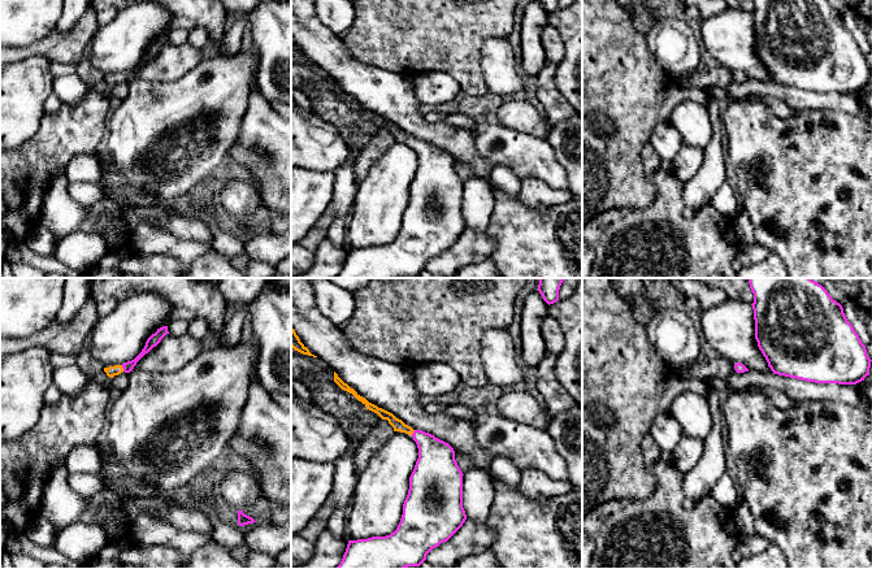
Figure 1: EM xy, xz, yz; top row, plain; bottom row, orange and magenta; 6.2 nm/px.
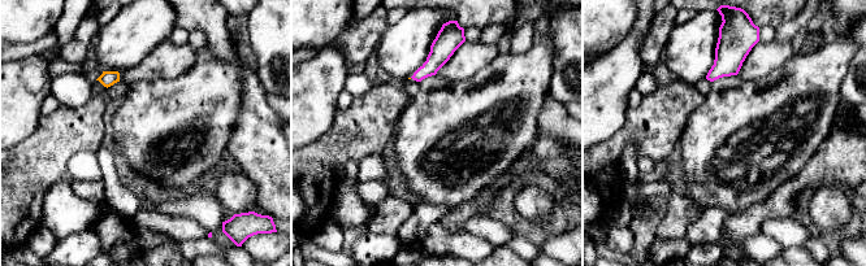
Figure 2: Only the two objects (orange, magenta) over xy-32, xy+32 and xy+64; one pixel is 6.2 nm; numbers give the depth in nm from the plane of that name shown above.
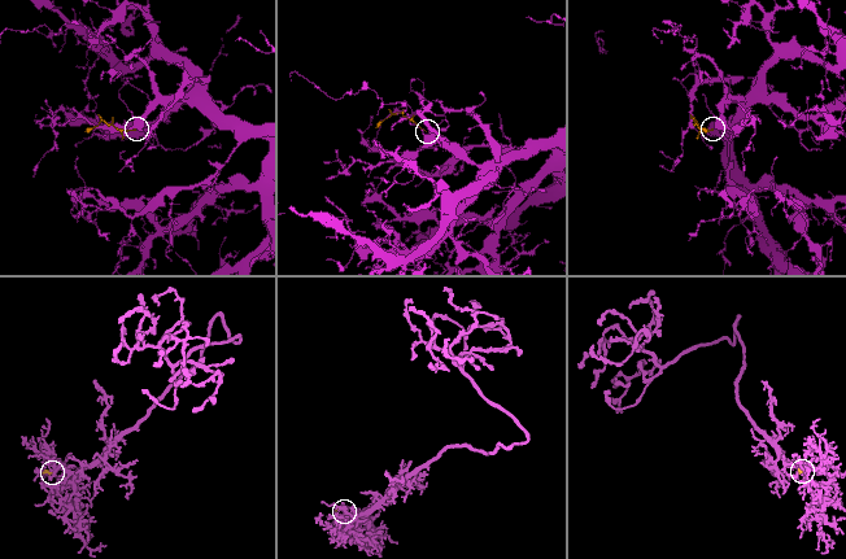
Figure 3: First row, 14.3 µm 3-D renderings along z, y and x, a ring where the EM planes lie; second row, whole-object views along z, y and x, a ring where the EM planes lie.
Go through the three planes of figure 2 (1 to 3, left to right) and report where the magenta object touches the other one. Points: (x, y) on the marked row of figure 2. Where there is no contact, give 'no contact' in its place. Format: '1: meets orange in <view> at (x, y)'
1: no contact
2: no contact
3: no contact

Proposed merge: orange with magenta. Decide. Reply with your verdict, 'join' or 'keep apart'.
join

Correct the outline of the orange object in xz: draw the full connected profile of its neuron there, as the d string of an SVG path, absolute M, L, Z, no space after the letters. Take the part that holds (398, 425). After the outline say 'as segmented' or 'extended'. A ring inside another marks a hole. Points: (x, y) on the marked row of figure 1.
M335 372L334 382L342 390L352 394L366 409L377 413L382 420L387 420L394 431L412 435L418 448L418 459L409 477L409 490L396 530L386 537L348 540L342 561L334 569L405 569L420 566L426 560L426 555L441 543L447 542L467 520L463 508L464 474L455 460L455 451L448 443L422 430L413 430L392 413L369 403L344 383Z; extended

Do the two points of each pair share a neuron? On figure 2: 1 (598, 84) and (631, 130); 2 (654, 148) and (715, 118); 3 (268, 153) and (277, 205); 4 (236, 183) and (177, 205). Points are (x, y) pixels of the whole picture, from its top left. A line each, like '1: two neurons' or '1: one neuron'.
1: two neurons
2: two neurons
3: one neuron
4: two neurons

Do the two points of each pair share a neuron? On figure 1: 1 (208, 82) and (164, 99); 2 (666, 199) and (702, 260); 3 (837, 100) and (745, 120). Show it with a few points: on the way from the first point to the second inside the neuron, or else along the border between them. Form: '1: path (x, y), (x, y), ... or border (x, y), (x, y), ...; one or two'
1: path (198, 92), (191, 99), (174, 99); one
2: path (667, 214), (686, 235), (686, 244); one
3: border (829, 108), (797, 109); two

